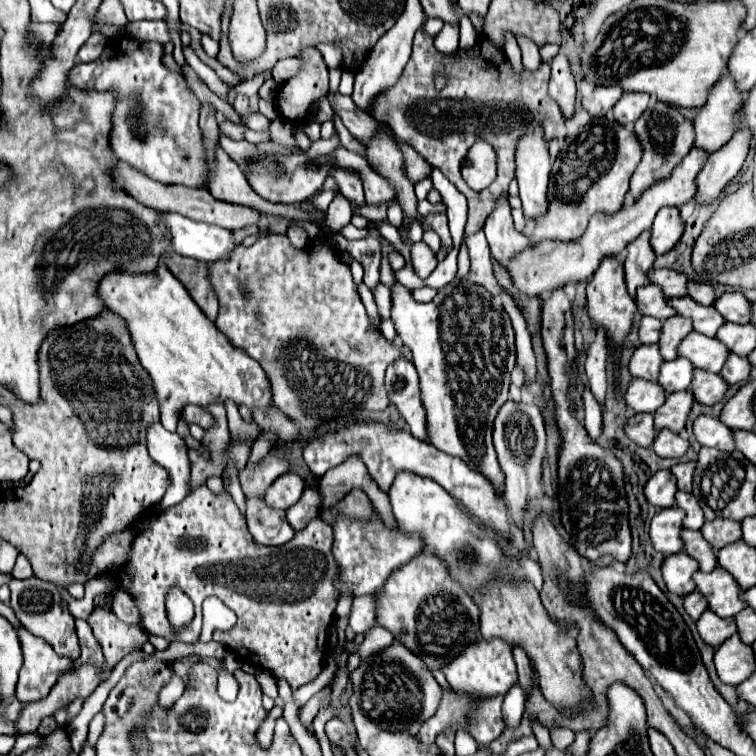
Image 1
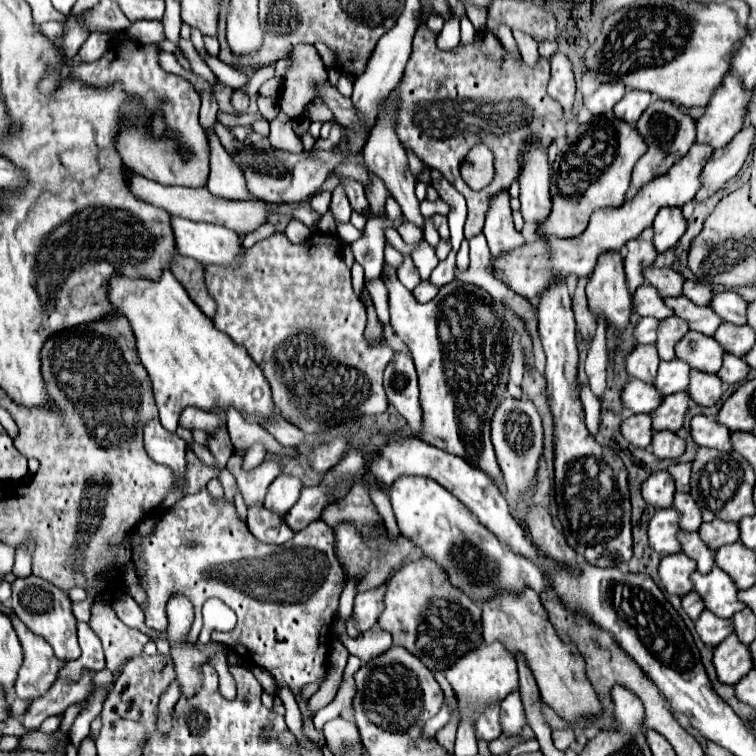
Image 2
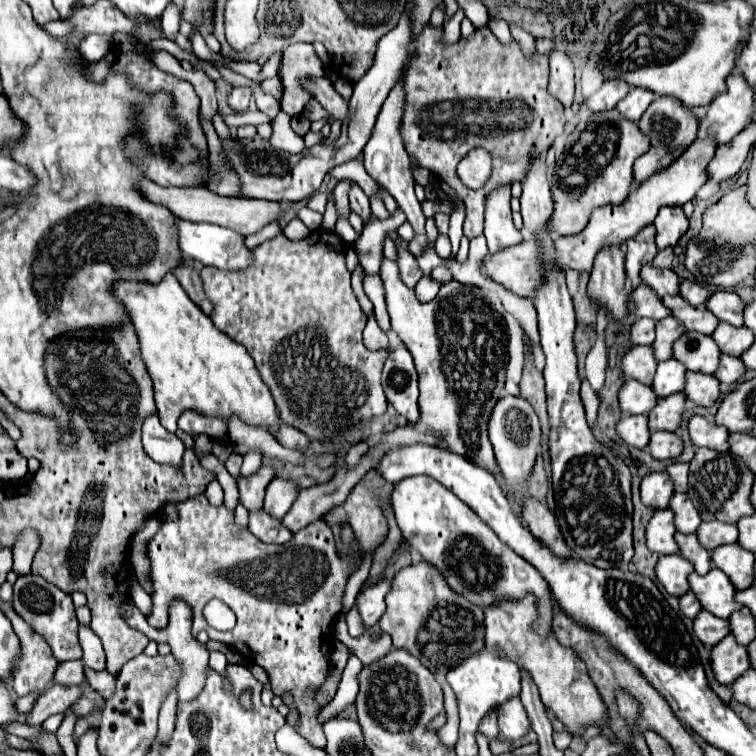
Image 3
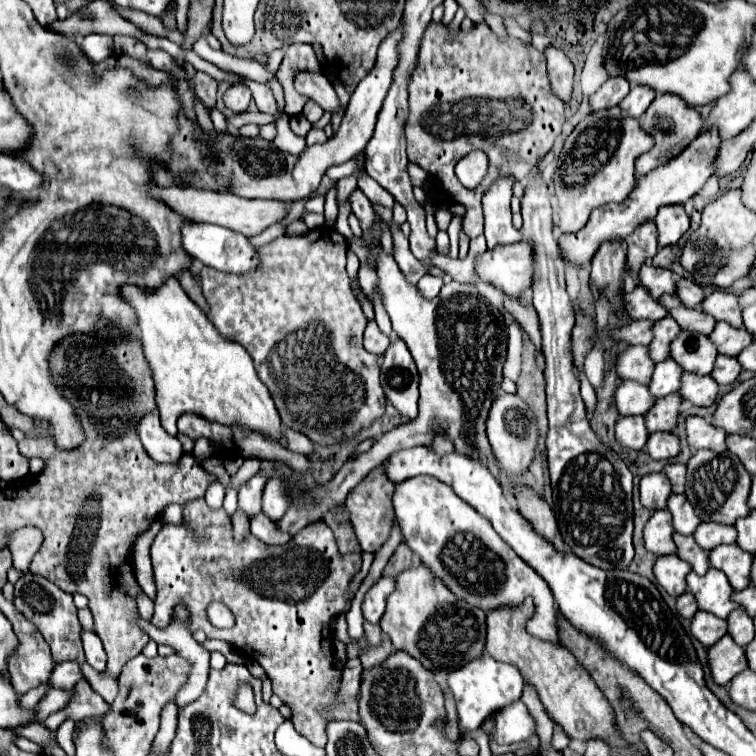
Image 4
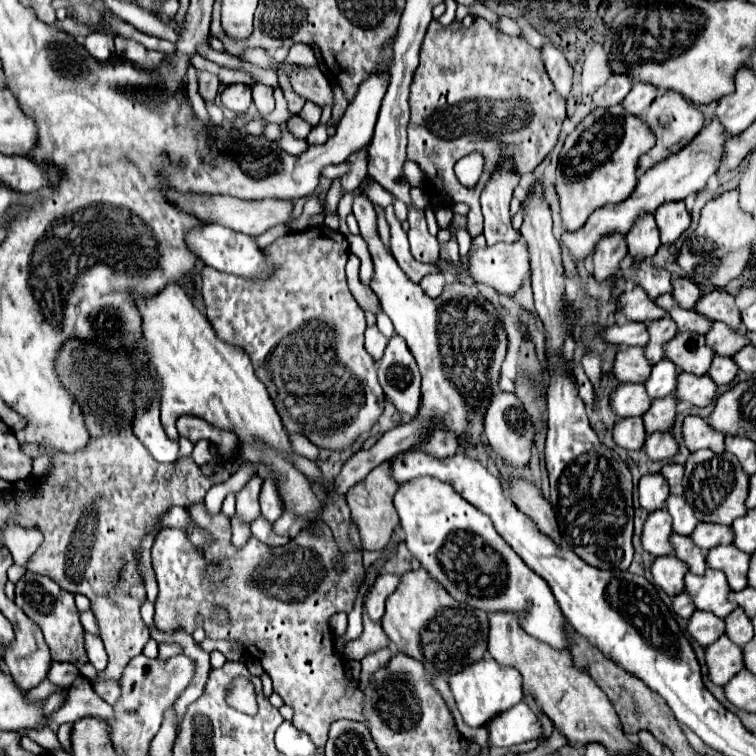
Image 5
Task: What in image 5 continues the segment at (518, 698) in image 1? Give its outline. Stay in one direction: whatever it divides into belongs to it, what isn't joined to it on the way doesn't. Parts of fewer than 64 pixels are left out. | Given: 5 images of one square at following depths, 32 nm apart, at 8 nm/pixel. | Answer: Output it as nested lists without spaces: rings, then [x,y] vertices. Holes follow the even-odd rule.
[[[520,702],[488,724],[488,746],[514,746],[528,740],[542,740],[540,718]]]

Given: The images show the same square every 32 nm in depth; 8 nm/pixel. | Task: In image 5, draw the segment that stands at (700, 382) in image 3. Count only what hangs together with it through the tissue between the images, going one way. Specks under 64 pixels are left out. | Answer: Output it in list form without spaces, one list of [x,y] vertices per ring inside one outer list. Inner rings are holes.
[[[680,372],[674,396],[680,402],[688,402],[692,406],[708,406],[716,396],[716,384],[708,380],[708,376],[692,376],[688,372]]]

